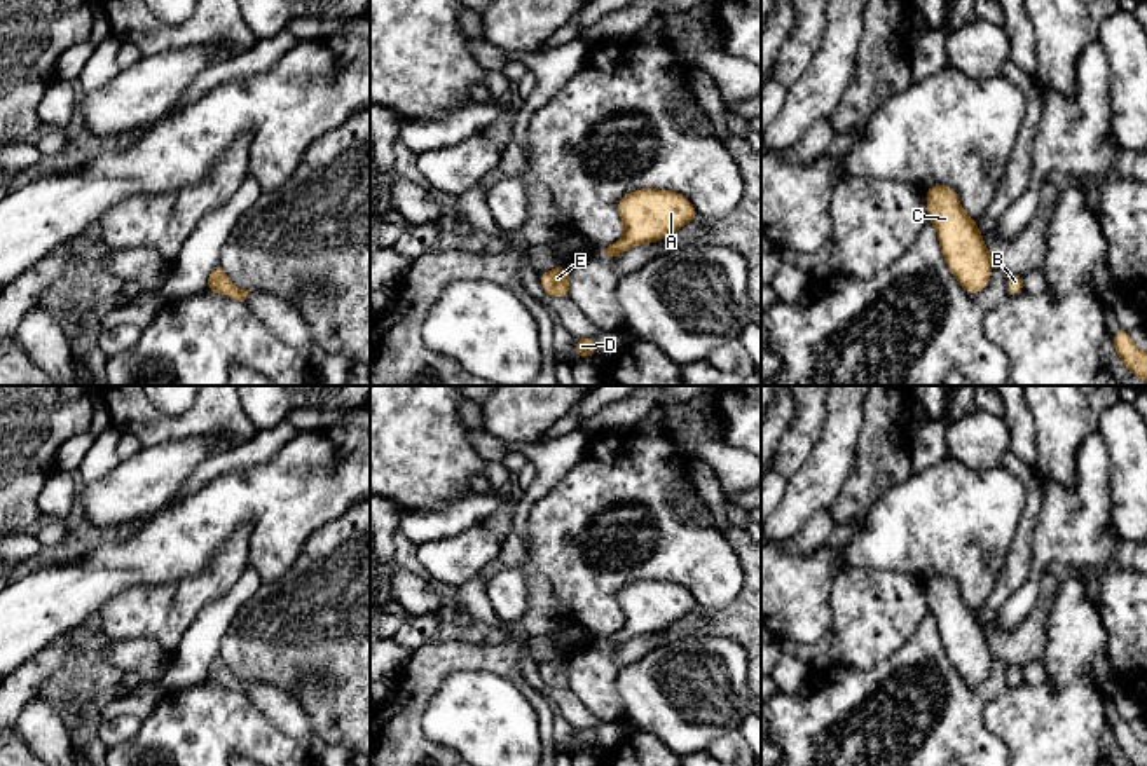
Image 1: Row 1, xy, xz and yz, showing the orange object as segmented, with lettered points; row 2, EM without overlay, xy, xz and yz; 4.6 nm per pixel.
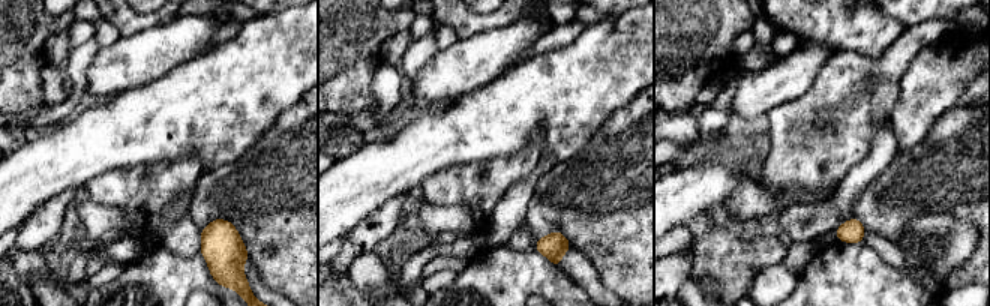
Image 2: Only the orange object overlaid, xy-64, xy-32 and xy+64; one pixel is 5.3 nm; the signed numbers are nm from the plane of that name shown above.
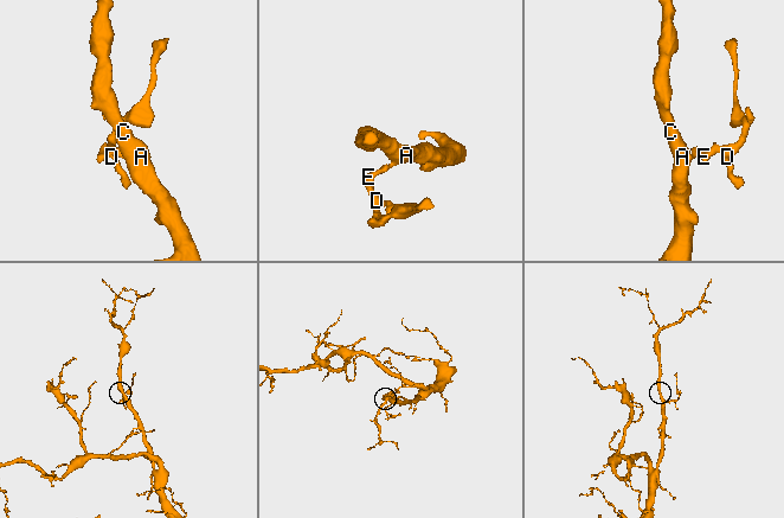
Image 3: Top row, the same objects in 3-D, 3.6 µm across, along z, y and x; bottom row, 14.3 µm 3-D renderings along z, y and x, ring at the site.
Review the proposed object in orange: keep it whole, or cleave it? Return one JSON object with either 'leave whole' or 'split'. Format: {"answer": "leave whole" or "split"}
{"answer": "leave whole"}

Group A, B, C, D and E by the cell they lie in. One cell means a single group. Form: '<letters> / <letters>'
A B C D E

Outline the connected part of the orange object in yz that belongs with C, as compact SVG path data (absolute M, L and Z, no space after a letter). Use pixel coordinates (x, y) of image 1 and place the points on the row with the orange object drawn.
M948 185L929 187L925 201L946 265L967 293L983 291L993 262L978 223L962 209L957 192Z

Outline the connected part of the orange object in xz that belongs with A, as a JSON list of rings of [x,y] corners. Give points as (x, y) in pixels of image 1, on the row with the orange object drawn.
[[[642,188],[623,195],[616,204],[623,222],[623,237],[604,253],[620,256],[628,248],[658,243],[677,229],[698,218],[691,201],[674,190]]]

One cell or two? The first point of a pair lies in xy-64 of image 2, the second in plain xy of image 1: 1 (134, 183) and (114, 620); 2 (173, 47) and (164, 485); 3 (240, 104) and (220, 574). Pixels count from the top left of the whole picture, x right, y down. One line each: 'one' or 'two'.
1: one
2: one
3: two

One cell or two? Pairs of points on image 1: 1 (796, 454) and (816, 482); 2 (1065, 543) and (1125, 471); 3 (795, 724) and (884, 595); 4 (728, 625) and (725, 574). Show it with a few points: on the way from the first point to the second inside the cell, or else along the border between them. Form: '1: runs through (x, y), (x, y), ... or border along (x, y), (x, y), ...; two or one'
1: border along (823, 428), (809, 458), (788, 478); two
2: border along (1107, 447), (1112, 529); two
3: border along (833, 662), (859, 669), (873, 669), (879, 663); two
4: border along (742, 583), (728, 604), (699, 609); two

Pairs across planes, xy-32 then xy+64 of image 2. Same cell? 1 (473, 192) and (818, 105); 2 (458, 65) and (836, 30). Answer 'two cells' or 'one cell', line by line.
1: one cell
2: two cells

